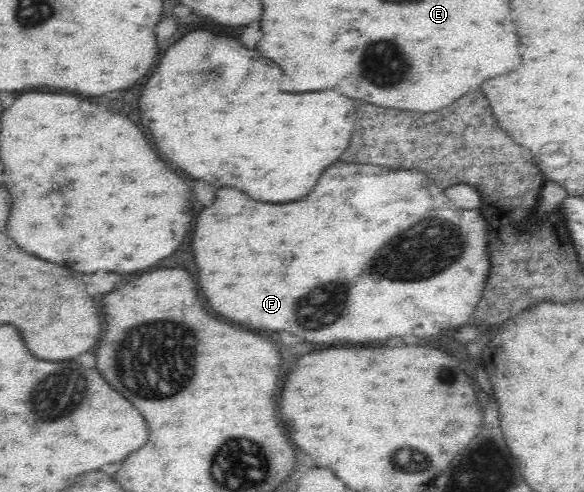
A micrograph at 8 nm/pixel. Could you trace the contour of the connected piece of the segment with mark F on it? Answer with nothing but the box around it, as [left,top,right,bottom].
[193,163,491,343]

